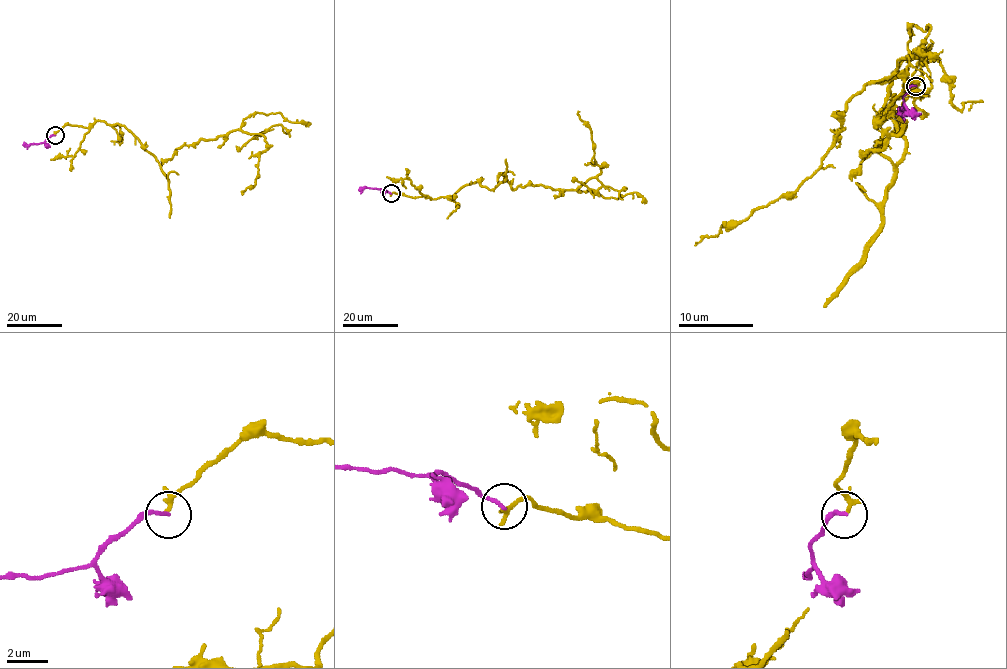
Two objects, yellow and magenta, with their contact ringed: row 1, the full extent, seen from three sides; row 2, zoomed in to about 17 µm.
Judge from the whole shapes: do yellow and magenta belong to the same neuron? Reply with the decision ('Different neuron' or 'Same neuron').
Same neuron

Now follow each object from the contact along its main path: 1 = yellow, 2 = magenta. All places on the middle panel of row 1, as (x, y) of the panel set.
1: (390, 194), (438, 198), (477, 181), (492, 189), (500, 175), (513, 189), (577, 189), (603, 166), (578, 111)
2: (390, 193), (364, 187), (360, 193)

